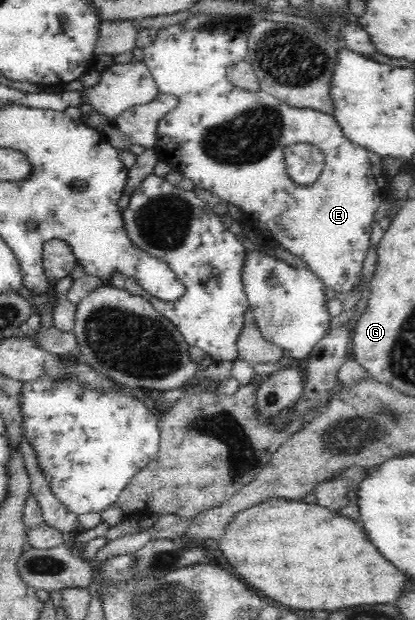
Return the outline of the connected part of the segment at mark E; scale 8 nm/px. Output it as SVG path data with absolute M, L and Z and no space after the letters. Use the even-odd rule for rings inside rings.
M234 16L230 22L227 22L222 27L207 23L198 28L187 30L187 28L183 28L183 23L179 23L157 30L157 36L154 42L144 48L143 61L149 67L155 82L158 84L158 91L163 94L177 97L177 99L179 99L179 104L159 121L156 130L157 140L153 146L154 152L159 159L168 162L173 171L180 172L190 179L195 187L208 190L233 206L239 207L241 212L243 212L243 217L251 220L251 224L253 224L255 228L259 228L261 232L264 232L267 236L271 236L275 242L278 242L283 246L286 251L305 261L305 263L307 263L307 268L313 271L313 273L323 281L325 286L333 288L339 296L343 293L349 293L353 290L353 286L361 280L361 268L363 268L363 262L367 256L366 253L370 248L371 224L374 222L375 213L379 210L379 207L383 204L383 200L387 197L385 192L390 190L389 182L391 182L391 178L386 175L384 171L384 158L375 152L371 152L370 150L367 150L362 146L357 146L354 142L347 140L342 128L332 114L325 114L324 112L313 110L312 108L293 108L292 106L289 106L289 104L281 102L277 96L269 95L268 92L261 90L257 92L247 92L241 88L237 88L227 78L229 66L233 66L237 60L247 58L248 26L252 24L253 20L251 20L251 17L249 17L249 19L243 19L243 17ZM297 142L314 144L321 149L325 156L324 168L318 180L309 186L295 184L289 178L286 171L284 148L288 147L289 144L295 144Z

